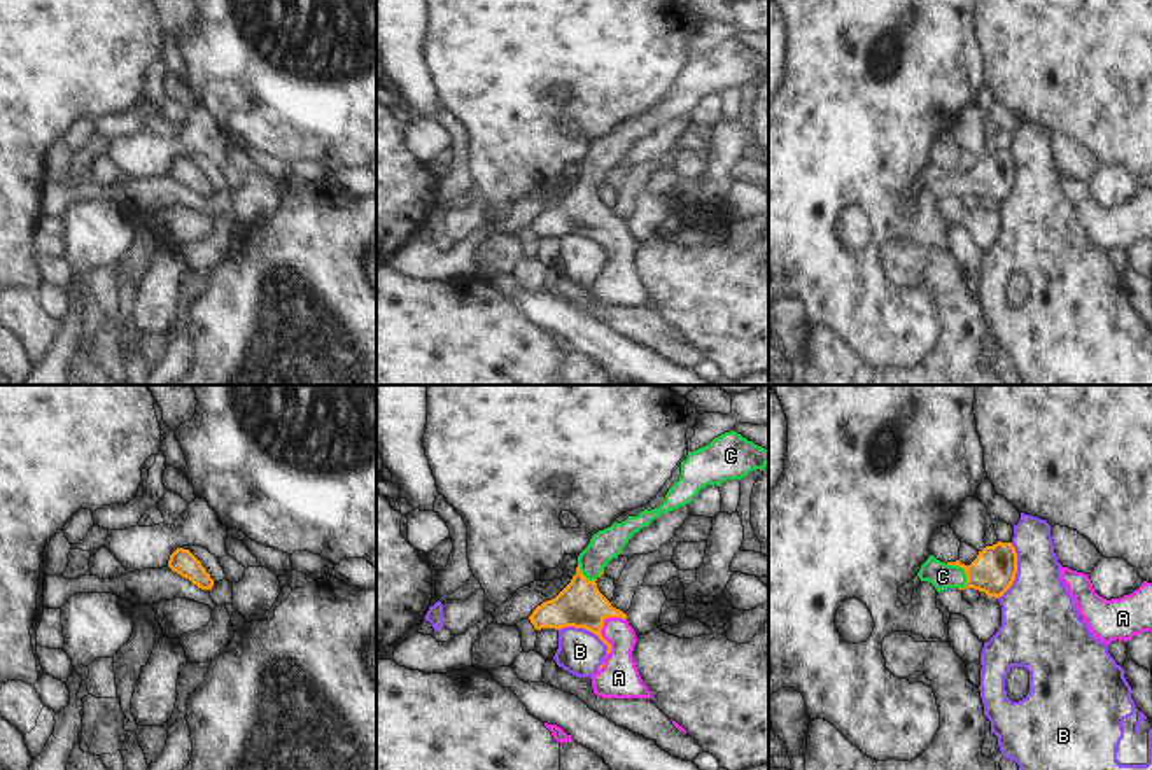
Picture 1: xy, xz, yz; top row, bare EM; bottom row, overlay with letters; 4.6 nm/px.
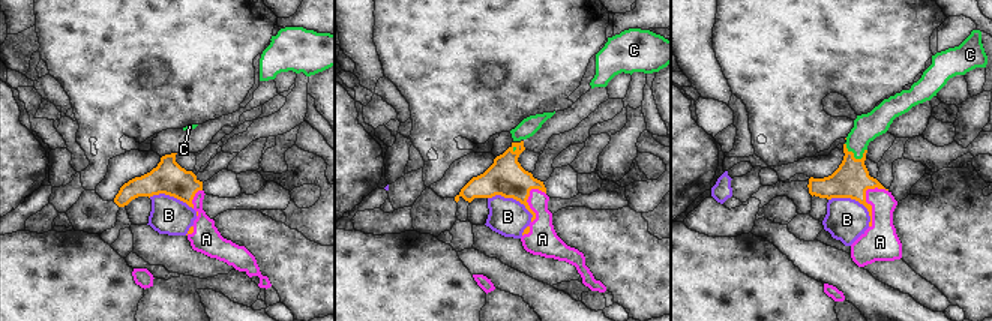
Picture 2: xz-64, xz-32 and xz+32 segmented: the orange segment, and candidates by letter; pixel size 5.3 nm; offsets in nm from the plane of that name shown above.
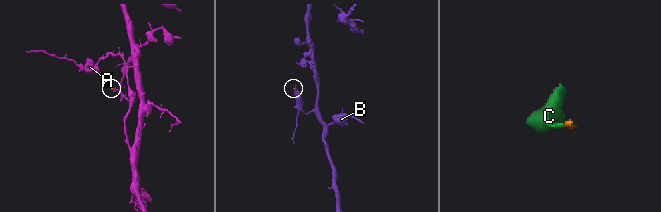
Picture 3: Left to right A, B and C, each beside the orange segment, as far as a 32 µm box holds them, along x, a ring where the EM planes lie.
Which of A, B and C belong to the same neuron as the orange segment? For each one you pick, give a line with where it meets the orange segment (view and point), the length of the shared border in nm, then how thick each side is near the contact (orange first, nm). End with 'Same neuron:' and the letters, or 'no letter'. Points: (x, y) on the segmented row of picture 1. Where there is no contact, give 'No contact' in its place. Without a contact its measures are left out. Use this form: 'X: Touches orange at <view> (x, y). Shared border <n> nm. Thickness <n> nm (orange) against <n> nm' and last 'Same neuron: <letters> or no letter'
A: Touches orange at xz (603, 625). Shared border 190 nm. Thickness 220 nm (orange) against 170 nm
C: Touches orange at yz (965, 571). Shared border 150 nm. Thickness 200 nm (orange) against 120 nm
Same neuron: A, C

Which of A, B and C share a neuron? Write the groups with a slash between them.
A C / B

